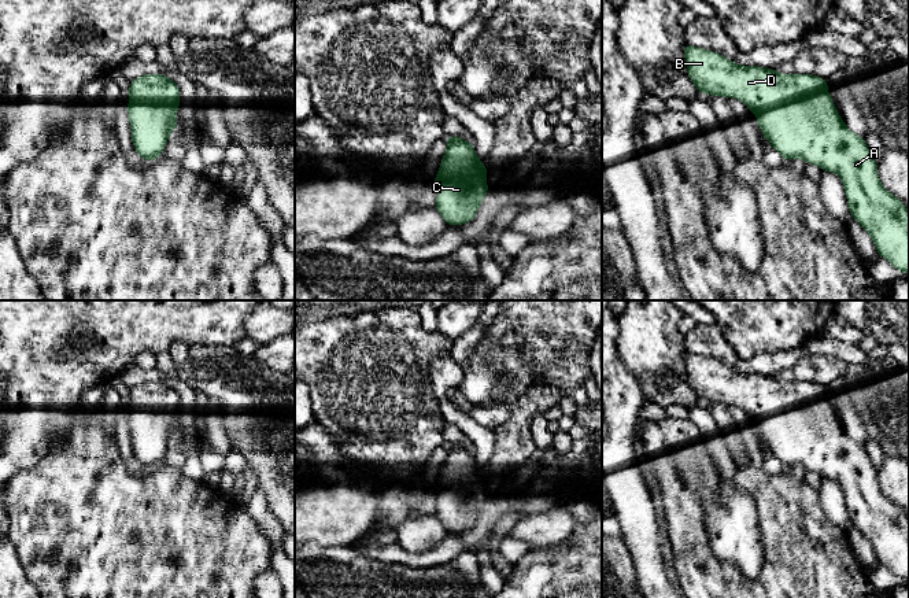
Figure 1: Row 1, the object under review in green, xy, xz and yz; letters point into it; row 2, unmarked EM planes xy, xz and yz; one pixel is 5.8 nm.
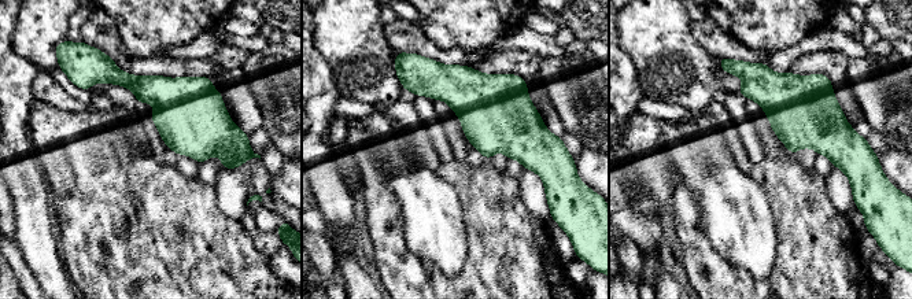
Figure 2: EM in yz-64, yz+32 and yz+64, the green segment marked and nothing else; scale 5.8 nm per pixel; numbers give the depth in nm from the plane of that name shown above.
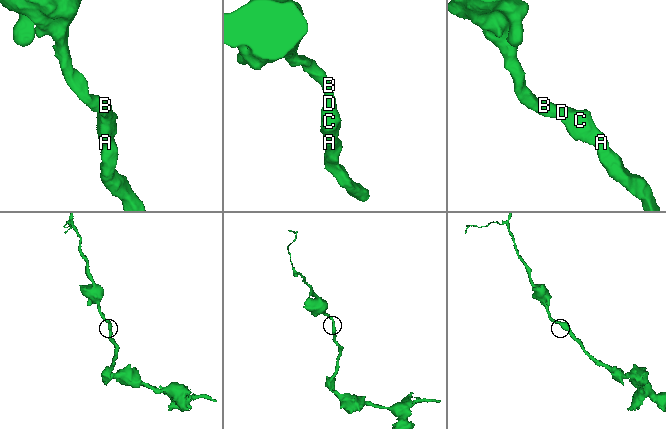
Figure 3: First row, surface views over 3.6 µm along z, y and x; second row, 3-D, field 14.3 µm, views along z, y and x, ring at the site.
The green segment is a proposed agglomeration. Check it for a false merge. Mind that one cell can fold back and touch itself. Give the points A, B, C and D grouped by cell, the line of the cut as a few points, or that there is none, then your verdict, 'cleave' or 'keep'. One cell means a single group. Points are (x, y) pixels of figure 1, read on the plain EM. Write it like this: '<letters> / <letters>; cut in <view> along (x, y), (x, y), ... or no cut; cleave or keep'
A B C D; no cut; keep

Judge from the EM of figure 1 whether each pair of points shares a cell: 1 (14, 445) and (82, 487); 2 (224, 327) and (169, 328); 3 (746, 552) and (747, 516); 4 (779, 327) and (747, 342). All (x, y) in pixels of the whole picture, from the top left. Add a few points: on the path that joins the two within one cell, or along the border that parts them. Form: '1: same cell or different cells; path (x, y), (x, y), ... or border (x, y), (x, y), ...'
1: different cells; border (62, 438), (32, 468), (21, 469), (14, 476)
2: same cell; path (210, 324), (183, 324)
3: same cell; path (746, 543), (746, 524)
4: same cell; path (771, 327), (762, 327), (756, 333)

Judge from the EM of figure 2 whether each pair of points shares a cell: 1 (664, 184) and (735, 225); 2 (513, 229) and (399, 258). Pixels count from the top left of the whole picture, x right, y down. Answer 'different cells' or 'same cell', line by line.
1: same cell
2: same cell

